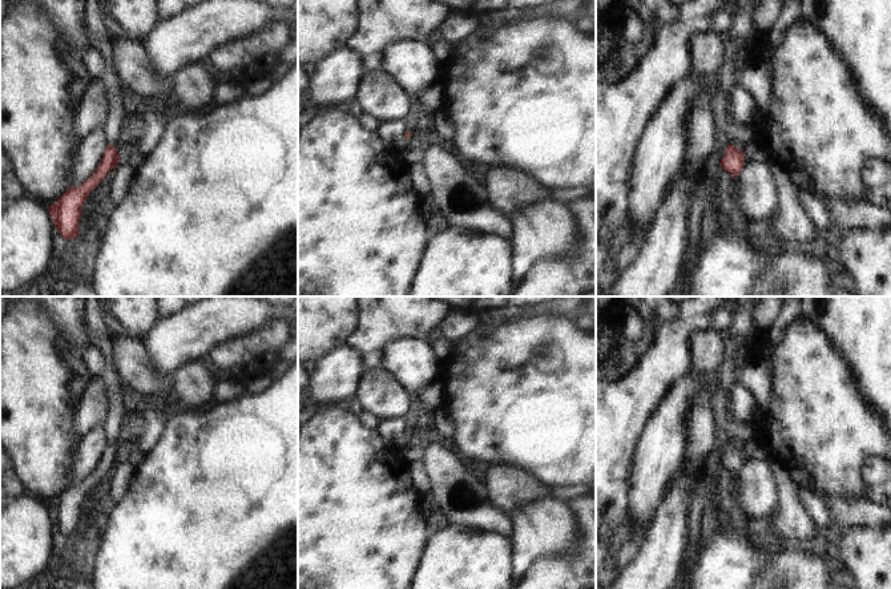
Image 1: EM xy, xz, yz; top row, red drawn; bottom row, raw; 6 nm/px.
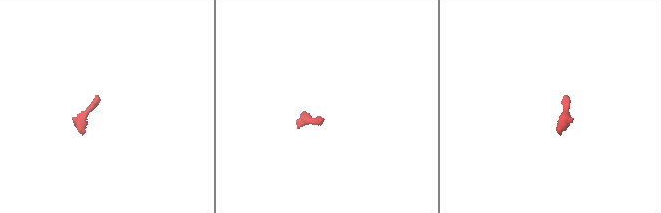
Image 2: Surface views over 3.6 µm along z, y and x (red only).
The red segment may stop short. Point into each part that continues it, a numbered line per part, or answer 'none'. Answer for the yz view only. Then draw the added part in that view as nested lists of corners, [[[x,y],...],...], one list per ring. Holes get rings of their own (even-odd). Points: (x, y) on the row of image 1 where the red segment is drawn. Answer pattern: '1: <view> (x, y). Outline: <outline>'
1: yz (736, 133). Outline: [[[729,108],[726,112],[726,125],[725,125],[725,136],[727,145],[749,145],[751,142],[759,141],[759,136],[762,133],[762,128],[757,121],[750,124],[738,122],[730,113]]]

